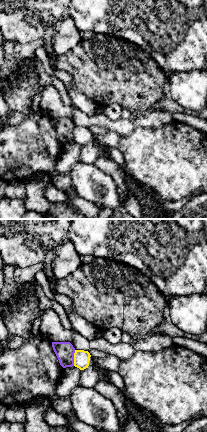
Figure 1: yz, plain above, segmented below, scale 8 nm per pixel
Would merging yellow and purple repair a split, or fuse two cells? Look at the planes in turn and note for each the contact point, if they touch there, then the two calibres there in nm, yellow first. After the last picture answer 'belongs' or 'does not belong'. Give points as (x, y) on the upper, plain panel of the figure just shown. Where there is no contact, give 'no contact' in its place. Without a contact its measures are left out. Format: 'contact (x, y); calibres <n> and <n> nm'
contact (74, 134); calibres 130 and 150 nm

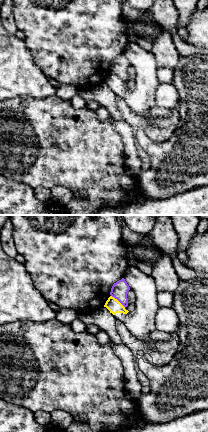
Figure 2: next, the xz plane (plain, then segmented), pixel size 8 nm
contact (118, 77); calibres 110 and 140 nm

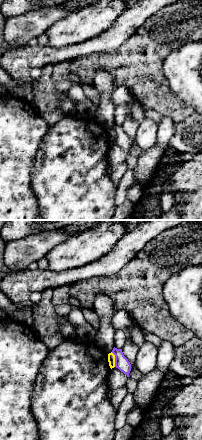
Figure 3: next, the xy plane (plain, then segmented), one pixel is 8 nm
contact (114, 135); calibres 60 and 110 nm

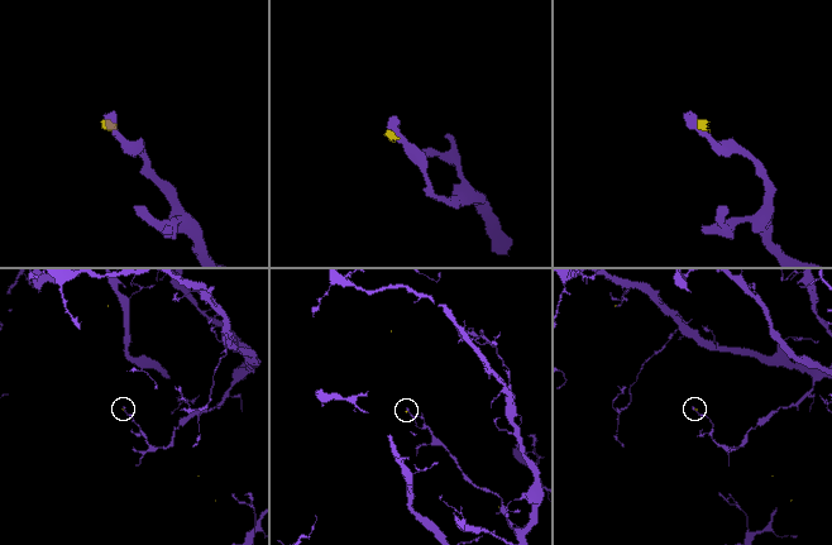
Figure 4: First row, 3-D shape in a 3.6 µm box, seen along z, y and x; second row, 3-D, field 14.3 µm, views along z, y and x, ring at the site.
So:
does not belong

